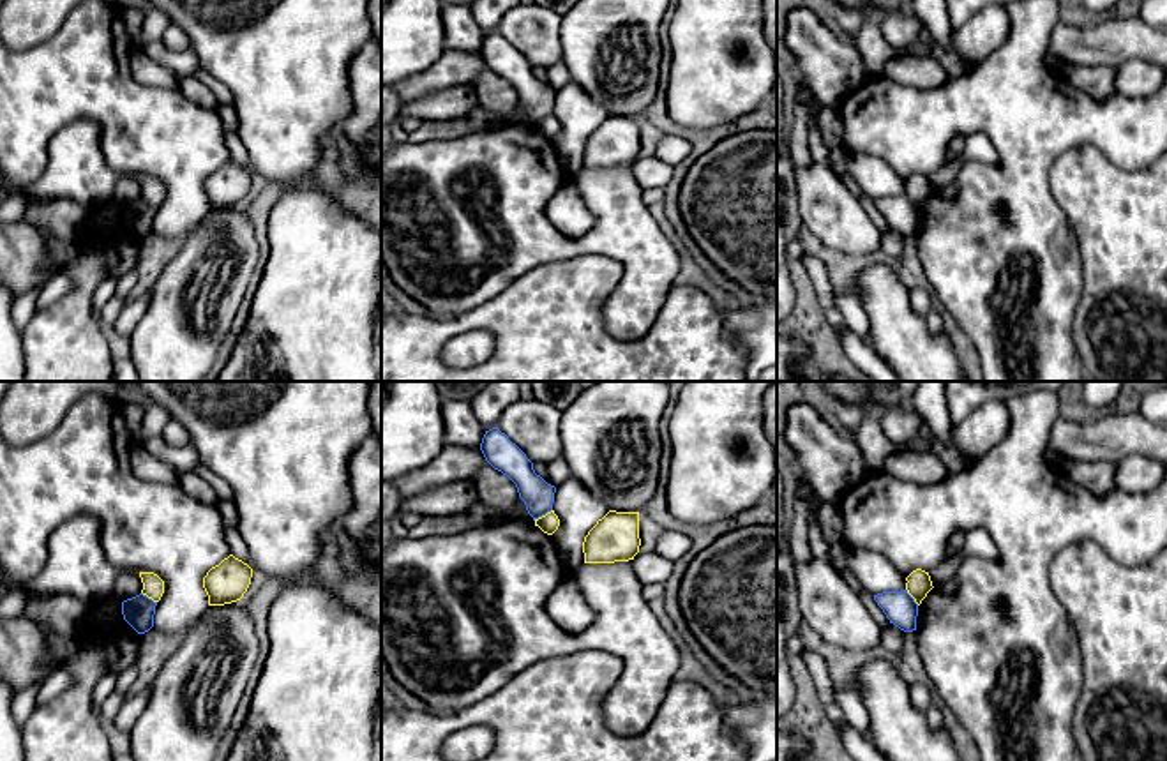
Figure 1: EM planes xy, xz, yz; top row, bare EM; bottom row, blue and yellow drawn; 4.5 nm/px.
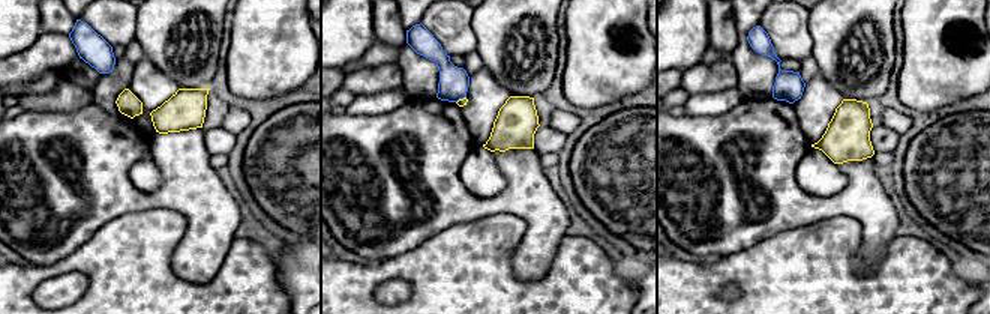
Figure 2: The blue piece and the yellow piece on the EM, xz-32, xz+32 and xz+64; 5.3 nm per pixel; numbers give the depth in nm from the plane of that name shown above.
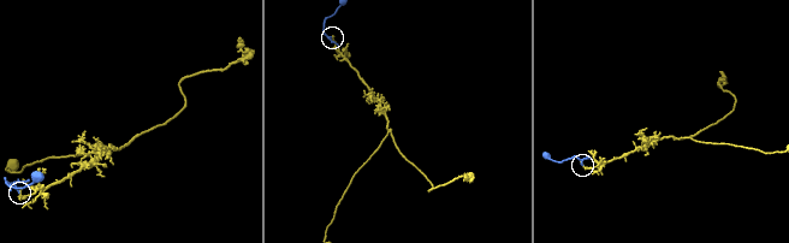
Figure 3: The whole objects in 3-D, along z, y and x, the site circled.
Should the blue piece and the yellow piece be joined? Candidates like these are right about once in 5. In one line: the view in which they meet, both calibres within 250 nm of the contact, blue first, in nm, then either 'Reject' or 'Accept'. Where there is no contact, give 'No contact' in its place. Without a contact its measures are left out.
Touches blue in xz. Thickness 140 nm (blue) against 90 nm. Reject

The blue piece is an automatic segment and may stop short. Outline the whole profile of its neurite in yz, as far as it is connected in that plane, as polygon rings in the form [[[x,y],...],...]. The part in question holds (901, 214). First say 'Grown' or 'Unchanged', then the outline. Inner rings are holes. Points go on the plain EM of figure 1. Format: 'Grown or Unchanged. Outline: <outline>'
Unchanged. Outline: [[[907,194],[883,196],[874,200],[874,205],[883,214],[890,228],[904,237],[916,235],[918,208],[907,198]]]

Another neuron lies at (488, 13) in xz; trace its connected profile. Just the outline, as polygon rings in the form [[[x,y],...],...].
[[[475,0],[471,12],[486,35],[496,32],[503,14],[517,7],[521,0]]]

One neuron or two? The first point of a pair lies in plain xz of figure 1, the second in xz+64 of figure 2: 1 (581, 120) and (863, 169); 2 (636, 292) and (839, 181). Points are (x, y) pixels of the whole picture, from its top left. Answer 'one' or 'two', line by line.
1: one
2: two

